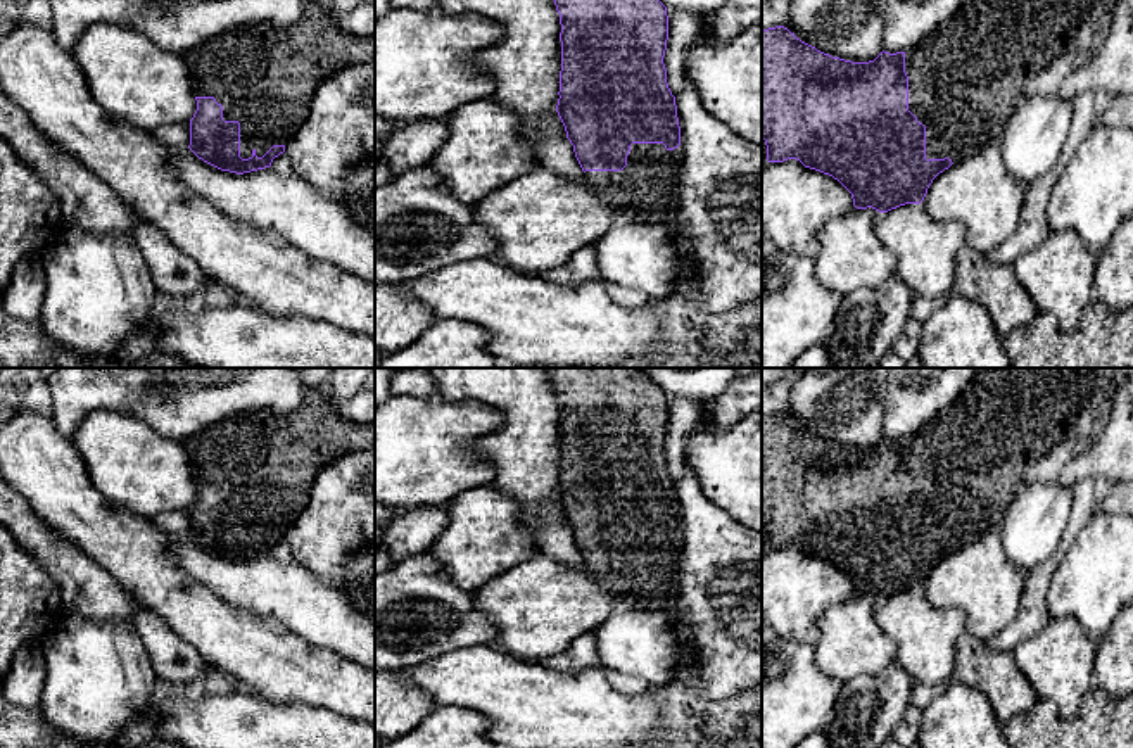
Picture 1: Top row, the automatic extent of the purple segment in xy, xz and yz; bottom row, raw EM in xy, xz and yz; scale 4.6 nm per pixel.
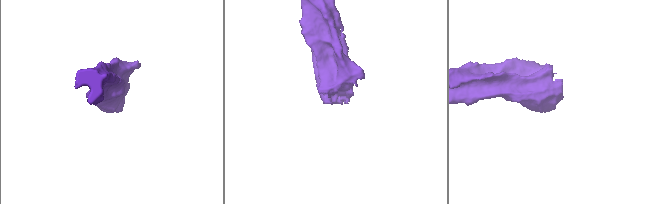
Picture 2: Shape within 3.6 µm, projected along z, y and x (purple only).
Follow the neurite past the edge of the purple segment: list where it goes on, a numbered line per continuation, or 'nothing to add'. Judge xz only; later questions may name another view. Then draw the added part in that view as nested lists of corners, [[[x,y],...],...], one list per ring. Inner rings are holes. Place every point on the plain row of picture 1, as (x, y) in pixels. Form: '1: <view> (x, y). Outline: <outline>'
1: xz (645, 577). Outline: [[[632,530],[622,558],[585,558],[584,567],[594,574],[620,608],[665,610],[677,620],[675,582],[680,567],[682,534],[667,537],[663,530]]]

